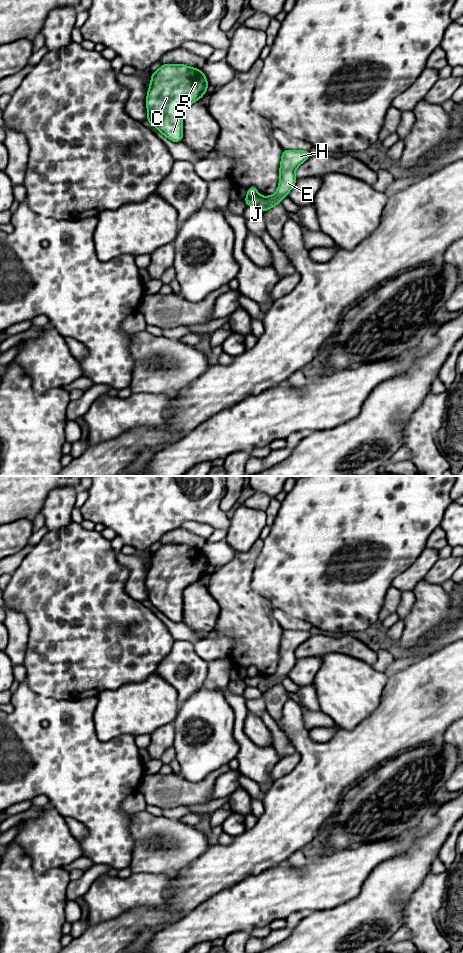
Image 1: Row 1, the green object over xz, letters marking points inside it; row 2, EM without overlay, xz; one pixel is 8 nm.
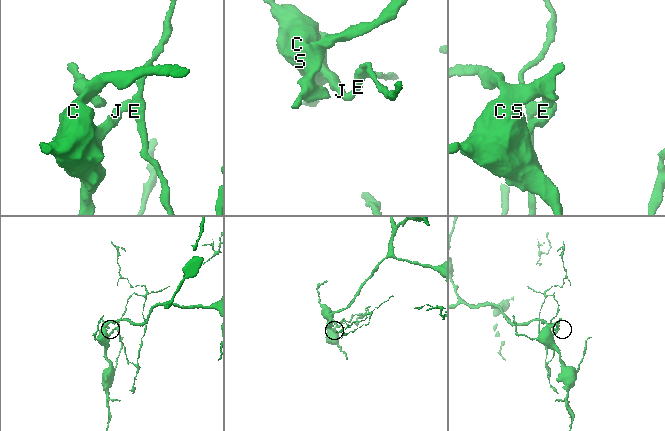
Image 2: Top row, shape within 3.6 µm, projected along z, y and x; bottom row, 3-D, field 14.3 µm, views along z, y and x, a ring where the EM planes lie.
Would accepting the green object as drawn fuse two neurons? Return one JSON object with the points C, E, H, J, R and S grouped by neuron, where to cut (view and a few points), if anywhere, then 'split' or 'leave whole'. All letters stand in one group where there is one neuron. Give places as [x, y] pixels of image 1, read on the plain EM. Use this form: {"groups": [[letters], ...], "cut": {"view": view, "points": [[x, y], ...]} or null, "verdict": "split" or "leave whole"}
{"groups": [["C", "E", "H", "J", "R", "S"]], "cut": null, "verdict": "leave whole"}

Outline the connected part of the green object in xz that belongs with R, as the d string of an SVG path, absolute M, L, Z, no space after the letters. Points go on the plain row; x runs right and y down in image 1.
M163 544L152 553L146 577L147 602L173 622L183 619L184 590L207 572L204 553L184 544Z

